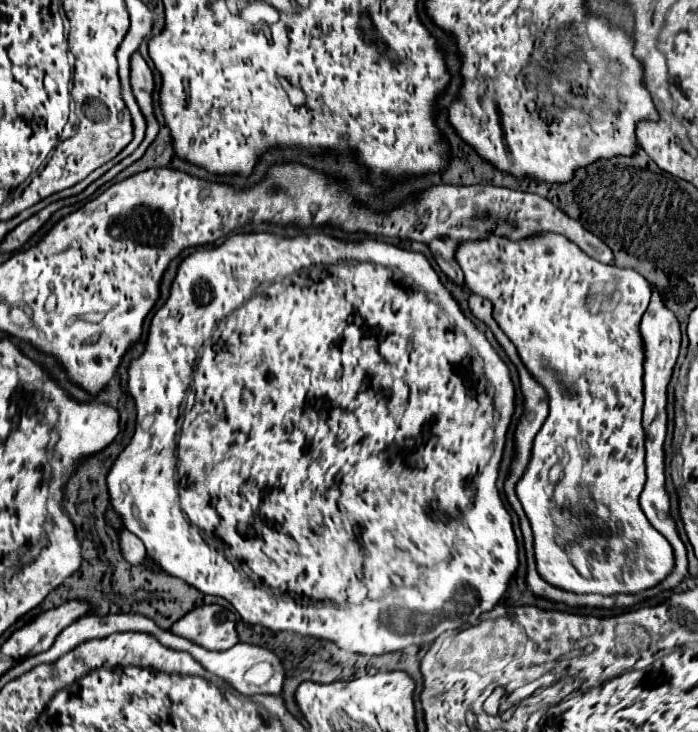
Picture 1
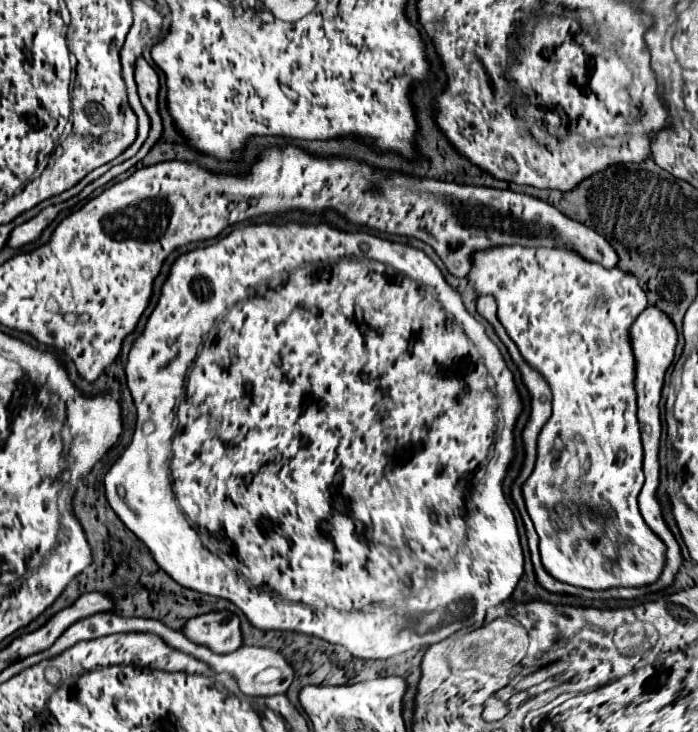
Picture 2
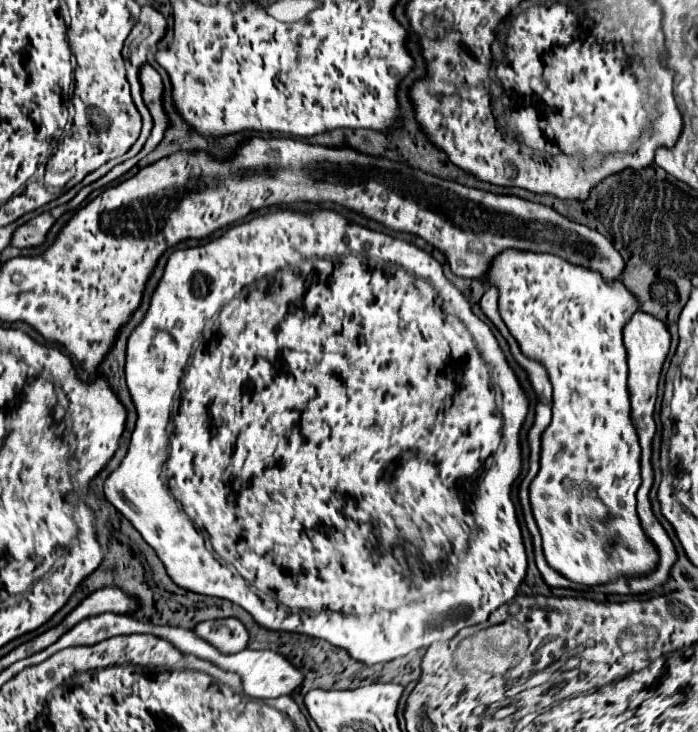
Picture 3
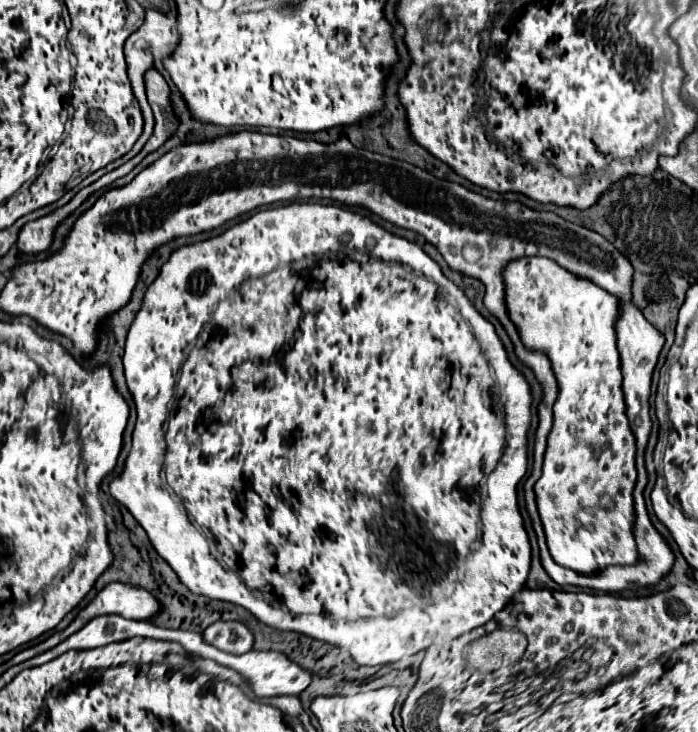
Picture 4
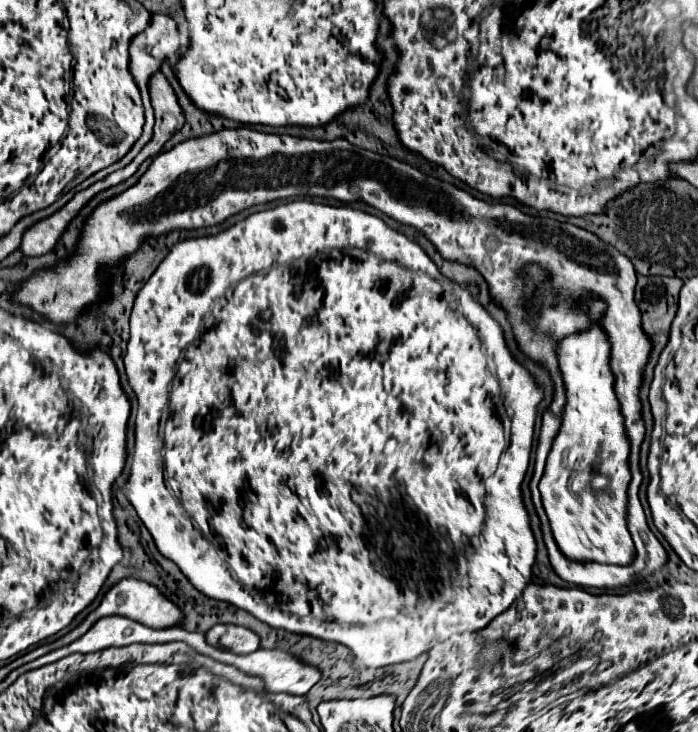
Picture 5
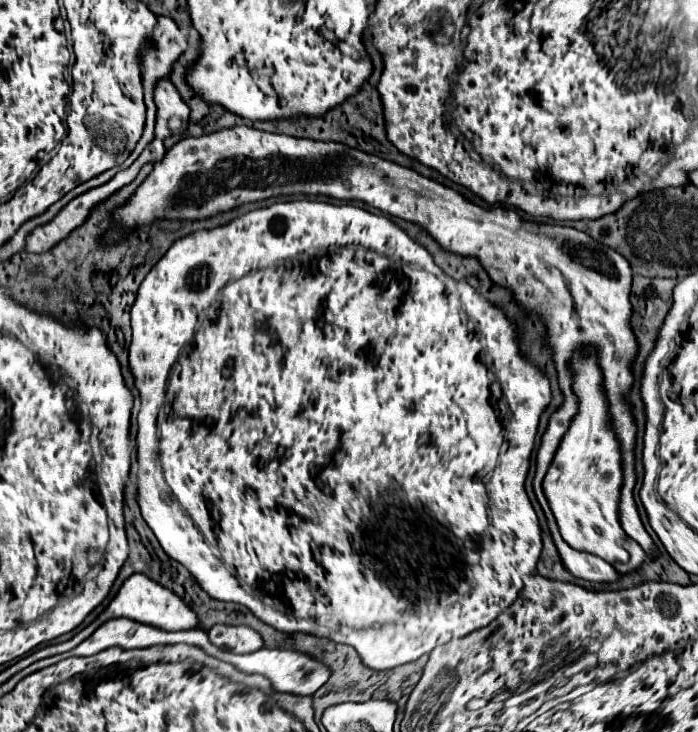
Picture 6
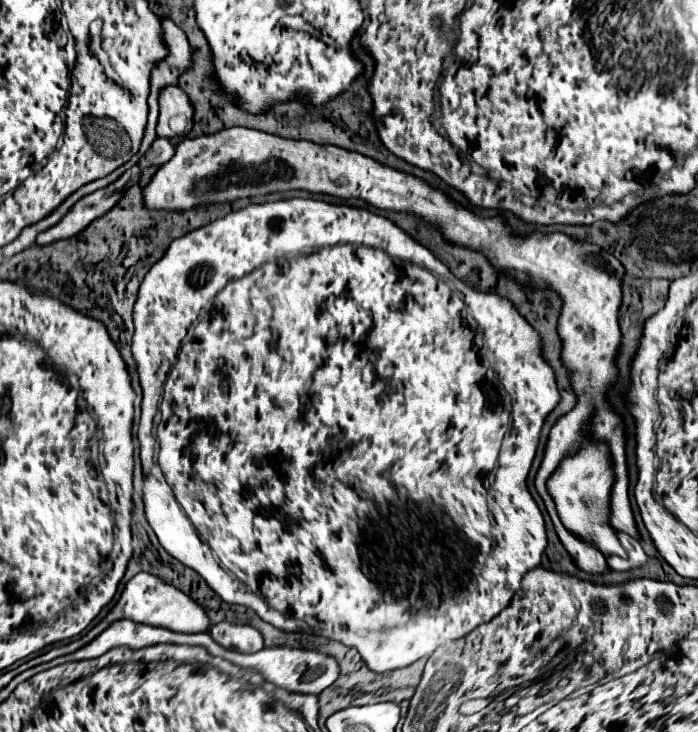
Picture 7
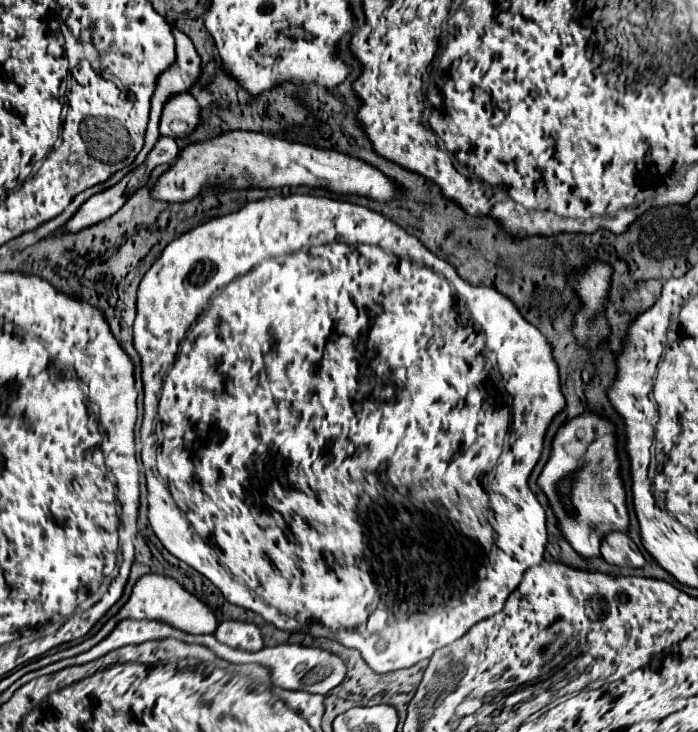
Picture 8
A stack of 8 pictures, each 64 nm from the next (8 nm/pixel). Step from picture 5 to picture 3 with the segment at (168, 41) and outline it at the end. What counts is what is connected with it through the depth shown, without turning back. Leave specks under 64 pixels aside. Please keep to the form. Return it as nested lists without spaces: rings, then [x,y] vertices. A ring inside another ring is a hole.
[[[142,6],[140,12],[140,20],[136,24],[136,28],[132,28],[130,36],[124,42],[124,62],[126,62],[126,70],[128,70],[128,82],[132,86],[132,96],[134,96],[134,104],[138,108],[138,112],[142,114],[142,132],[152,130],[152,118],[148,116],[148,108],[142,100],[142,86],[140,86],[140,68],[148,62],[148,52],[152,48],[152,44],[160,42],[166,36],[168,30],[168,22],[166,18],[154,10],[152,6]]]

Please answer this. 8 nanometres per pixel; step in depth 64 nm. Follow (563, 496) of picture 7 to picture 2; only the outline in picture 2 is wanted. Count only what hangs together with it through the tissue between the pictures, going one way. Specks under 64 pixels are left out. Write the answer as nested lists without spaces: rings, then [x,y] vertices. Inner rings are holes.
[[[500,246],[500,248],[490,248],[490,250],[484,250],[484,252],[478,252],[476,254],[476,258],[472,258],[472,270],[470,270],[470,274],[468,274],[468,278],[470,278],[470,282],[474,284],[474,288],[476,288],[476,292],[480,292],[480,294],[492,294],[494,298],[496,298],[496,302],[498,302],[498,318],[500,318],[500,322],[504,324],[504,328],[506,328],[506,332],[510,334],[510,338],[516,342],[516,346],[518,346],[518,350],[520,350],[520,354],[524,356],[524,360],[528,362],[528,364],[532,364],[532,366],[536,366],[538,368],[538,372],[542,372],[544,376],[546,376],[546,382],[550,384],[550,388],[552,388],[552,394],[554,394],[554,400],[552,400],[552,418],[550,418],[550,422],[542,428],[542,432],[540,432],[540,436],[538,436],[538,460],[536,460],[536,468],[534,468],[534,472],[532,472],[532,476],[528,478],[528,482],[524,484],[524,500],[526,500],[526,508],[528,508],[528,514],[530,514],[530,518],[532,518],[532,522],[534,522],[534,526],[536,526],[536,532],[540,534],[540,554],[542,554],[542,564],[544,564],[544,568],[548,570],[548,574],[552,574],[556,580],[560,580],[560,582],[566,582],[566,584],[572,584],[572,586],[578,586],[578,588],[588,588],[588,590],[608,590],[608,588],[634,588],[634,586],[648,586],[648,584],[652,584],[652,582],[656,582],[658,580],[658,576],[660,576],[660,572],[662,572],[662,568],[664,568],[664,552],[666,552],[666,548],[664,548],[664,544],[660,542],[660,538],[656,536],[656,534],[652,534],[650,532],[650,528],[644,524],[644,518],[640,516],[640,512],[638,512],[638,502],[636,502],[636,498],[638,498],[638,494],[640,494],[640,488],[642,488],[642,484],[644,484],[644,474],[642,474],[642,440],[640,440],[640,428],[638,428],[638,420],[636,420],[636,396],[634,396],[634,388],[632,388],[632,378],[634,378],[634,360],[632,360],[632,348],[630,348],[630,340],[628,340],[628,328],[632,326],[632,322],[638,318],[638,314],[646,308],[646,296],[644,296],[644,290],[640,288],[640,284],[638,284],[638,280],[636,280],[636,276],[632,276],[632,274],[626,274],[626,272],[622,272],[622,270],[618,270],[618,268],[614,268],[614,270],[606,270],[606,268],[602,268],[600,264],[592,264],[592,262],[588,262],[588,260],[584,260],[584,258],[580,258],[580,256],[576,256],[574,252],[568,252],[566,248],[524,248],[524,246]],[[566,442],[574,442],[576,444],[576,450],[578,450],[578,460],[580,460],[580,468],[582,468],[582,472],[590,472],[592,474],[592,478],[596,478],[596,488],[598,490],[602,490],[602,502],[606,502],[604,506],[604,512],[602,514],[592,514],[592,512],[586,512],[586,510],[574,510],[574,508],[568,508],[568,506],[562,506],[562,518],[560,518],[560,512],[556,514],[556,508],[560,506],[560,486],[562,486],[562,482],[566,480],[566,470],[564,470],[564,466],[566,466],[566,450],[564,450],[564,446],[566,446]]]

